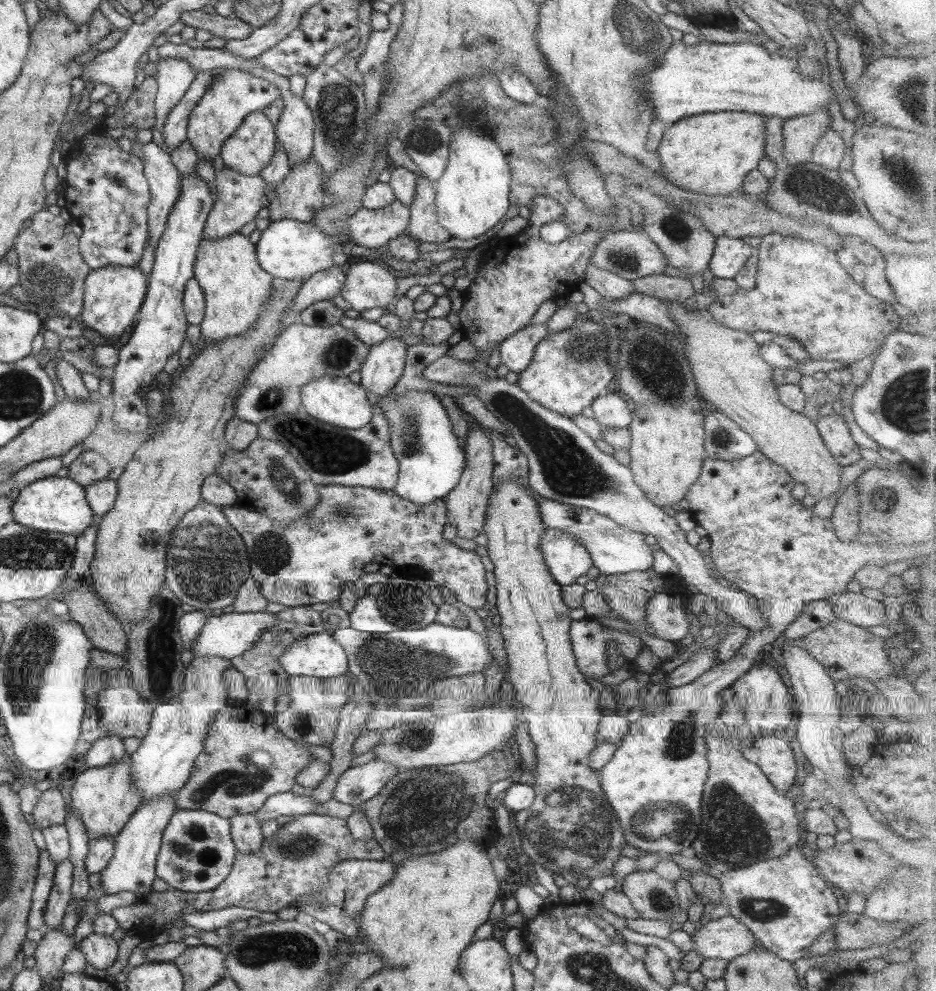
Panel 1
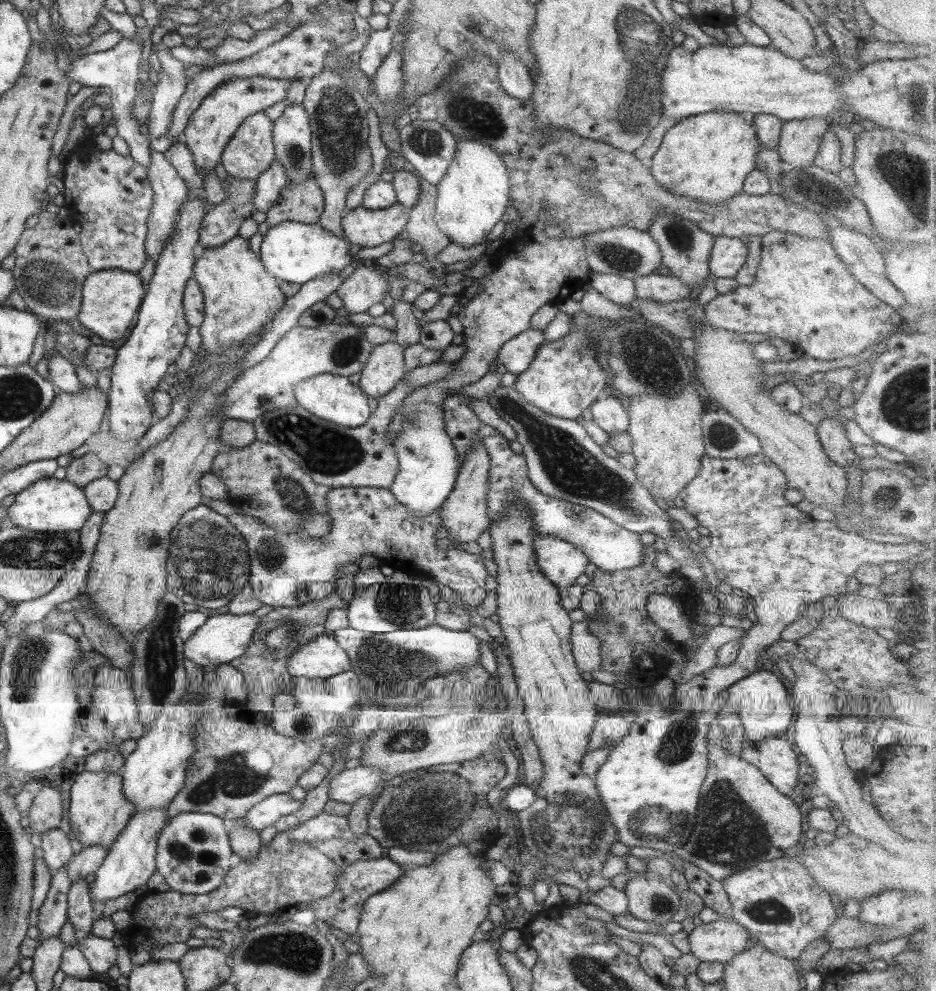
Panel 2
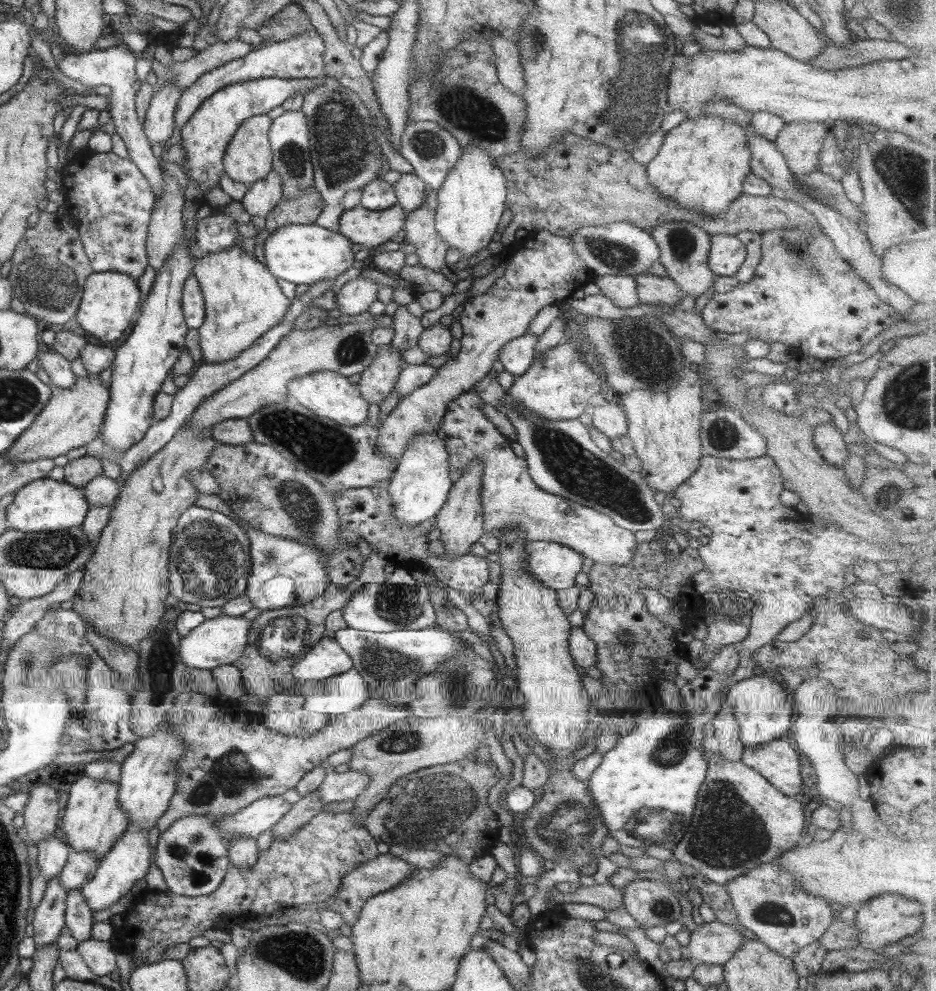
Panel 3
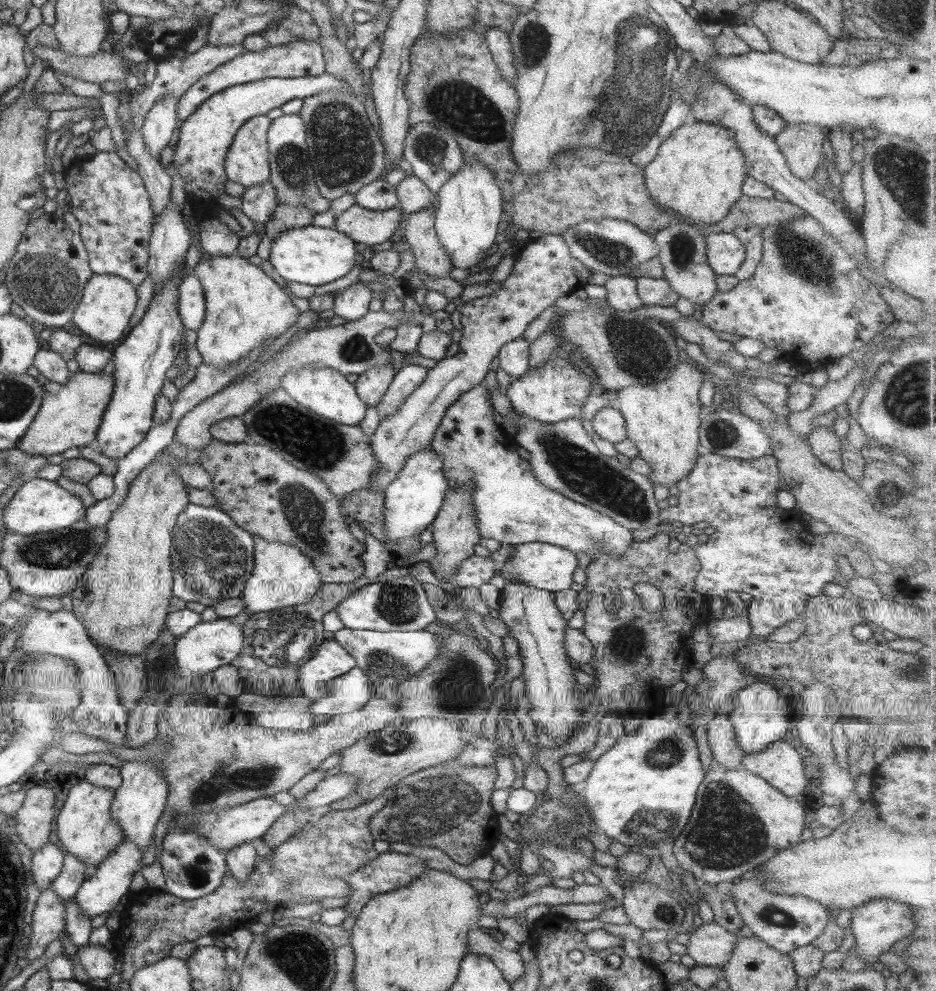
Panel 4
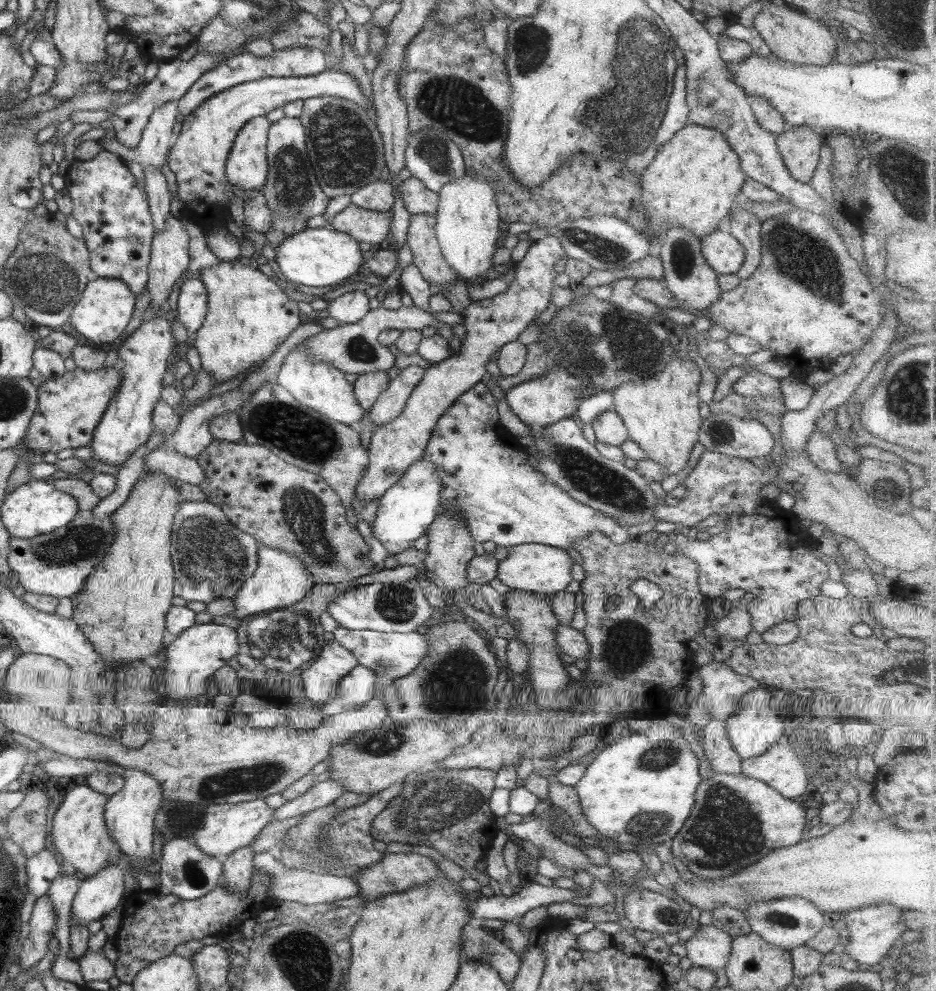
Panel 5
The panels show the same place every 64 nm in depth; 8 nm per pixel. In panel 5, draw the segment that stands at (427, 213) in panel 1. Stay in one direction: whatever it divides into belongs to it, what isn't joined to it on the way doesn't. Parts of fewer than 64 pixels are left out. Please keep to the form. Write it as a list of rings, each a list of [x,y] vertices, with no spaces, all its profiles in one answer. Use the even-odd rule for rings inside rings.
[[[411,215],[405,238],[412,254],[412,263],[430,288],[445,287],[459,280],[441,256],[434,226],[433,215]]]

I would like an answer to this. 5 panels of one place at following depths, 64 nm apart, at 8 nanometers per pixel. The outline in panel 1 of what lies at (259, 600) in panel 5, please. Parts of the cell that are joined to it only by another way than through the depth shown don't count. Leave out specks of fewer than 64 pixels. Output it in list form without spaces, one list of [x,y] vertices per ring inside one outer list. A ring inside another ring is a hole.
[[[325,484],[318,487],[319,498],[313,510],[303,518],[295,518],[293,522],[281,525],[263,514],[257,514],[249,508],[229,506],[221,507],[220,512],[227,522],[242,538],[250,562],[250,577],[257,582],[261,596],[267,602],[275,602],[289,608],[311,605],[316,602],[335,602],[339,600],[341,585],[354,584],[363,575],[362,567],[368,562],[389,566],[395,573],[426,579],[434,585],[443,585],[453,592],[455,600],[469,608],[484,606],[485,570],[474,551],[461,549],[445,540],[441,530],[447,524],[447,508],[444,500],[437,500],[415,506],[399,498],[392,490],[379,490],[359,486],[341,486],[341,484]]]

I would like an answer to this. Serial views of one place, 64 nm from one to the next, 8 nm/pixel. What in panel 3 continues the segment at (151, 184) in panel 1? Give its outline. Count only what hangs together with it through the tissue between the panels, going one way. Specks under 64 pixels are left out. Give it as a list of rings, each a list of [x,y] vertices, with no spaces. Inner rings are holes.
[[[161,165],[158,166],[164,178],[164,192],[159,199],[155,199],[145,240],[147,262],[156,274],[165,264],[165,258],[169,258],[169,254],[173,252],[173,246],[181,244],[185,238],[181,221],[184,194],[179,189],[175,178],[169,176]]]

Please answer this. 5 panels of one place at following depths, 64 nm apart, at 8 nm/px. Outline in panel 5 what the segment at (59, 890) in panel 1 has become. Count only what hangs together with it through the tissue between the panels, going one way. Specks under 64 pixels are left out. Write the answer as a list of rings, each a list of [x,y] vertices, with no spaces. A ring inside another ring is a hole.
[[[46,894],[35,900],[29,919],[29,933],[18,952],[20,972],[35,966],[48,951],[47,942],[55,936],[55,909],[50,906]]]

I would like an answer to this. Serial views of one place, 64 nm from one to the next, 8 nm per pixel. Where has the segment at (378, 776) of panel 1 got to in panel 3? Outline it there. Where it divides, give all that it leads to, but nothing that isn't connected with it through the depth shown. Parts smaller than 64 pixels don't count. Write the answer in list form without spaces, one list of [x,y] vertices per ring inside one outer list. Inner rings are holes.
[[[347,770],[341,774],[327,772],[315,791],[319,792],[319,800],[324,804],[330,801],[354,800],[368,782],[369,776],[354,771]]]

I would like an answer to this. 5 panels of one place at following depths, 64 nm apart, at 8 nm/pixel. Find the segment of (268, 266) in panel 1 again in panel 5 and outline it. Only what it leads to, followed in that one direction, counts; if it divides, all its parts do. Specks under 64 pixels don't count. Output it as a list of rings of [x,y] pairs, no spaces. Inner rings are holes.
[[[331,227],[307,228],[285,238],[274,249],[274,261],[283,277],[295,285],[313,288],[337,285],[348,277],[364,270],[366,255],[361,253],[358,242],[348,234],[333,230]]]

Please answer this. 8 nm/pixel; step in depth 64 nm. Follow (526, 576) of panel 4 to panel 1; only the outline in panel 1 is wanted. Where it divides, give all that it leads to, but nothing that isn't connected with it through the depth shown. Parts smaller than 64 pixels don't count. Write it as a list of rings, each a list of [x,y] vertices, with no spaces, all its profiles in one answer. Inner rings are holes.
[[[545,528],[539,537],[539,550],[551,578],[559,586],[573,584],[577,576],[585,575],[593,565],[589,552],[561,530]]]

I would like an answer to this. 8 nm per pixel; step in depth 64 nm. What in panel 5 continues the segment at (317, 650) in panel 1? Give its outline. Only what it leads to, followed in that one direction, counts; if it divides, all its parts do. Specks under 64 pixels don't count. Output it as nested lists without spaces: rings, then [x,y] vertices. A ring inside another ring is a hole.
[[[334,641],[331,644],[325,642],[317,656],[317,660],[309,667],[300,669],[300,678],[304,697],[313,703],[313,705],[323,705],[330,700],[336,700],[339,680],[346,676],[356,665],[357,660],[347,651]]]

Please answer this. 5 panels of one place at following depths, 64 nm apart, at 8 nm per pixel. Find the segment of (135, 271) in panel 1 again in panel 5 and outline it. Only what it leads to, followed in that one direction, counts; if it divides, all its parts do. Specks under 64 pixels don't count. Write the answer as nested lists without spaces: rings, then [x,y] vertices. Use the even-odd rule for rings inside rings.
[[[97,277],[87,282],[81,298],[71,309],[68,322],[85,340],[93,344],[109,344],[121,336],[121,332],[133,314],[134,303],[135,295],[124,283],[113,277]]]

